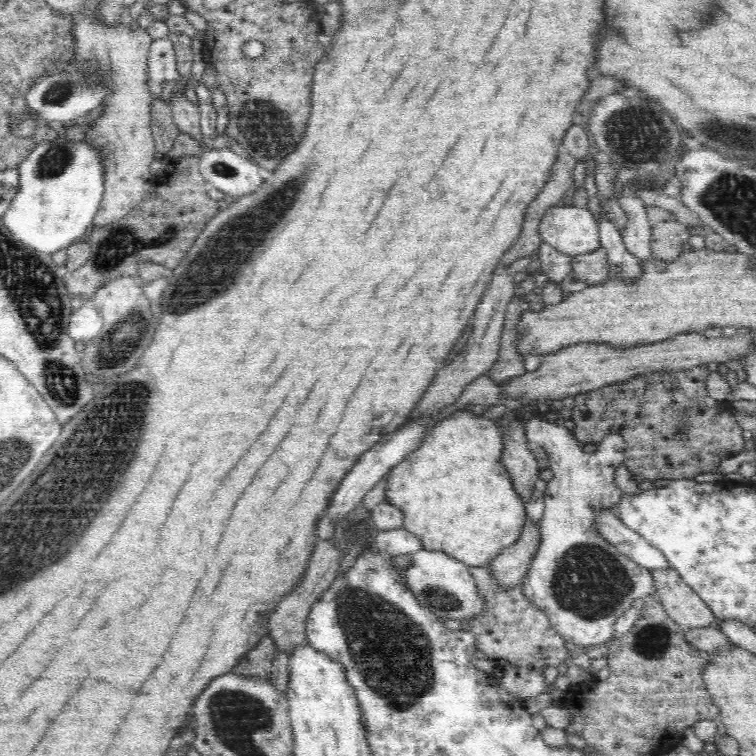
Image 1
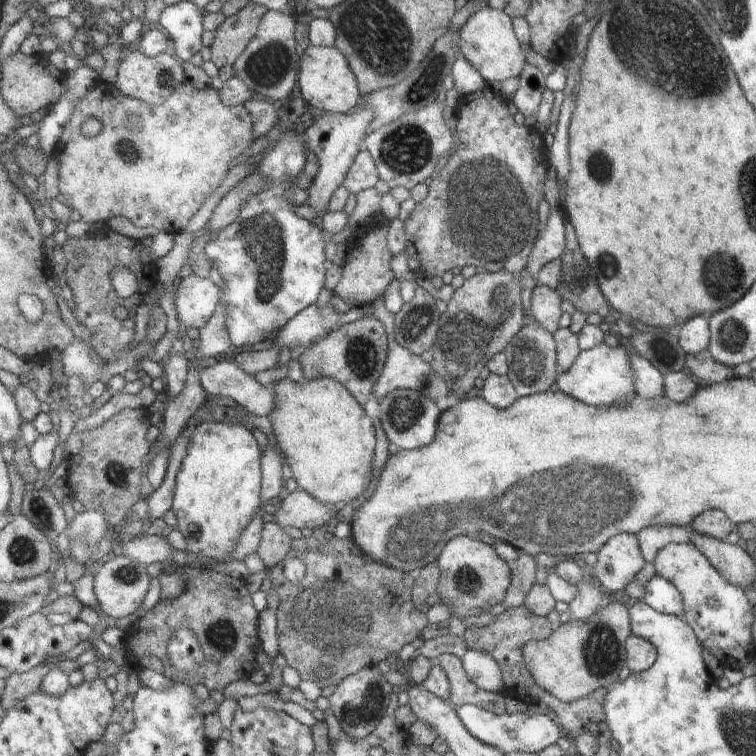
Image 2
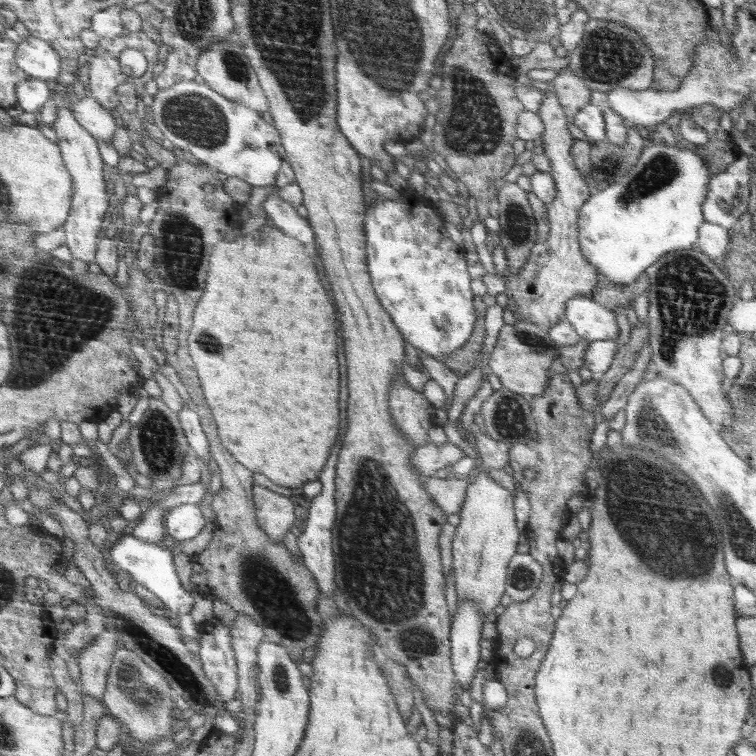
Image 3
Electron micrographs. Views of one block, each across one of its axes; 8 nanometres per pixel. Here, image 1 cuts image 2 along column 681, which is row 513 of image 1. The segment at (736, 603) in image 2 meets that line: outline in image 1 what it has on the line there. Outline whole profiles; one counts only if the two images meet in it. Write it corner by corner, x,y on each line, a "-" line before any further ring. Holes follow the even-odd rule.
532,416
525,424
525,436
531,446
542,447
548,454
546,466
553,472
544,495
545,511
540,524
540,541
521,584
523,594
549,618
553,629
564,638
583,647
601,645
614,638
614,623
621,614
632,608
636,597
656,592
653,576
648,568
630,560
598,535
595,514
600,509
614,509
624,494
615,485
616,470
624,466
625,440
616,434
604,437
592,453
585,452
575,434
564,426
552,424
540,416

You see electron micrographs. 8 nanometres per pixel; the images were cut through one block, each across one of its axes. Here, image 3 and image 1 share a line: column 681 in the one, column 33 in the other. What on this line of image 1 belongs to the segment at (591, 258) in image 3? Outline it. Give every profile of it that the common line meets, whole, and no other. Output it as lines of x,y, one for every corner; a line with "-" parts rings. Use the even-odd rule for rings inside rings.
62,133
59,136
62,138
37,144
17,166
19,188
1,218
14,238
38,252
56,252
68,248
88,235
104,194
103,156
99,148
87,142
70,140

